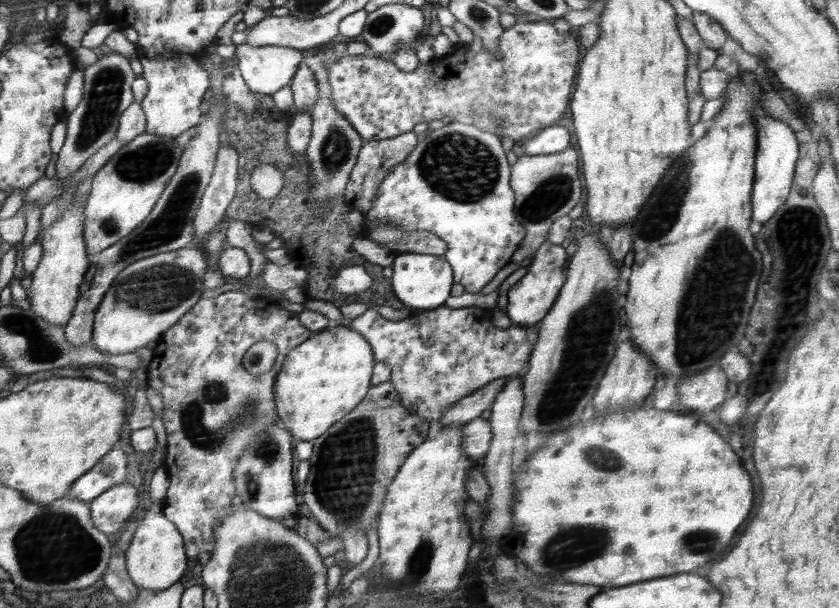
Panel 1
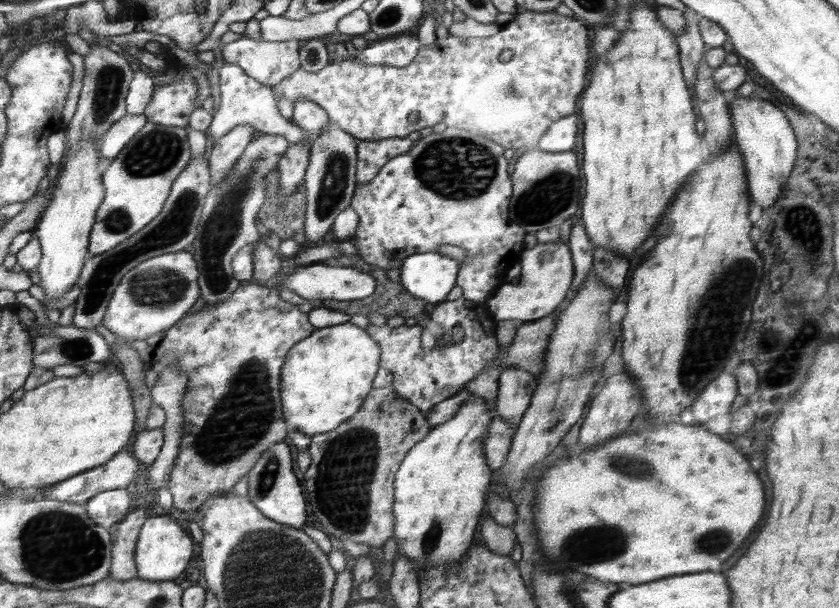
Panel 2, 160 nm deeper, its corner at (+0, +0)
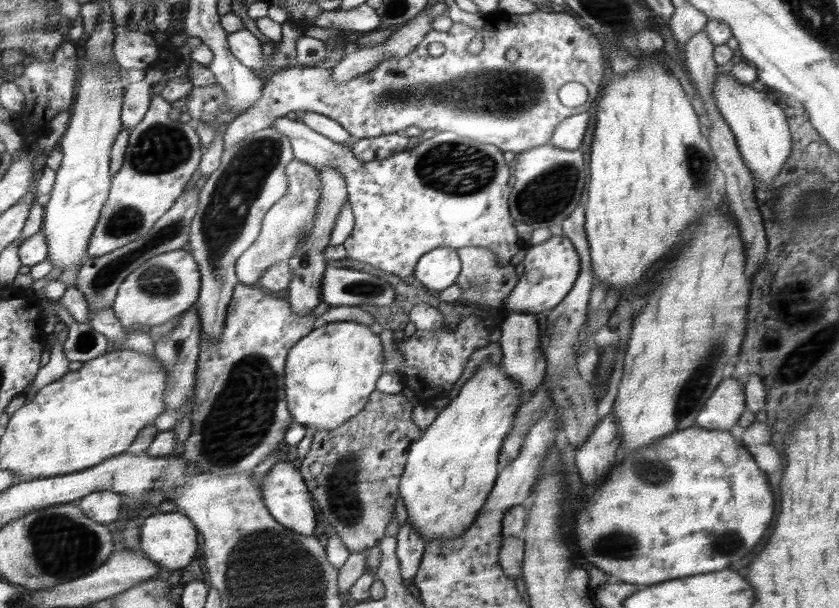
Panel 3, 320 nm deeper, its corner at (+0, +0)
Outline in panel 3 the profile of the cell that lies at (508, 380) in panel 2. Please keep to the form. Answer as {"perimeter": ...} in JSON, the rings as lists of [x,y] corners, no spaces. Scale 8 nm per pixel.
{"perimeter":[[[510,311],[505,321],[500,325],[501,339],[499,340],[504,356],[501,366],[506,371],[507,377],[513,378],[523,390],[523,402],[533,395],[542,383],[547,371],[546,358],[540,352],[541,332],[538,329],[537,319],[532,314],[520,314]]]}

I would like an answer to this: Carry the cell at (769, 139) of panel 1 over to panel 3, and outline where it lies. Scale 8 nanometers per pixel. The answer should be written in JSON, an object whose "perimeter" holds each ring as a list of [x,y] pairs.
{"perimeter":[[[728,67],[718,68],[712,91],[715,105],[731,128],[742,158],[754,179],[762,181],[764,187],[770,185],[784,164],[789,162],[788,158],[793,150],[791,129],[784,109],[776,102],[770,102],[764,92],[728,75]]]}

